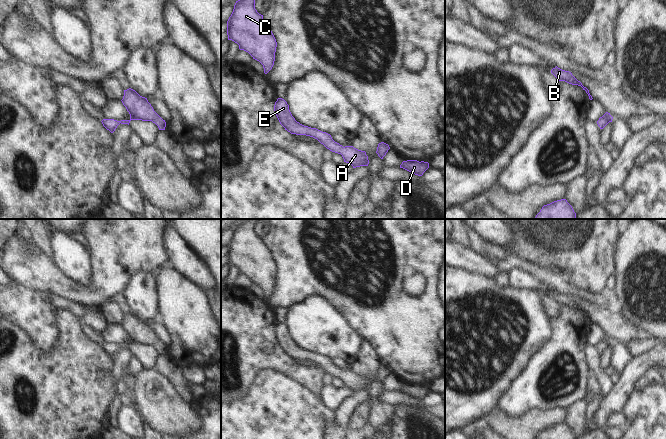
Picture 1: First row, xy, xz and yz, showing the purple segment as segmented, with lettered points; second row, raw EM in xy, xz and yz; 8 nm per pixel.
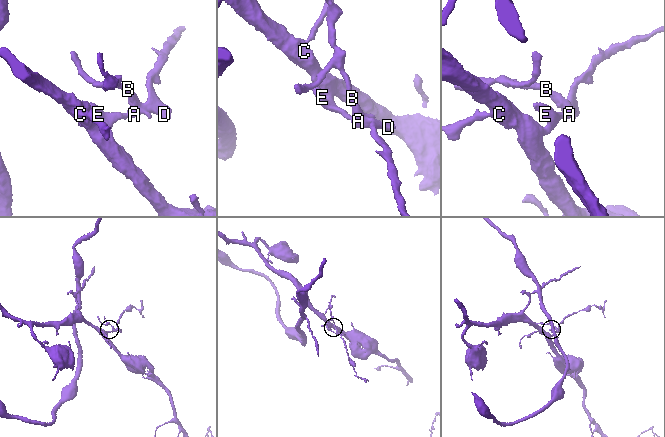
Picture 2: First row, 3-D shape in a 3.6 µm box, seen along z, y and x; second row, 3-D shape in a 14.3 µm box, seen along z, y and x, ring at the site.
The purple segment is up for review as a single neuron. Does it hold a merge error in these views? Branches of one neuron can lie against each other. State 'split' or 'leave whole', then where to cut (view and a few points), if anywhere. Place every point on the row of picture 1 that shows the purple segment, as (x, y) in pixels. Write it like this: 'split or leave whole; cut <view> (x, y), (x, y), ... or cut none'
leave whole; cut none

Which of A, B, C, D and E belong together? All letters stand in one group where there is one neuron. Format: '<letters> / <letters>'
A B C D E

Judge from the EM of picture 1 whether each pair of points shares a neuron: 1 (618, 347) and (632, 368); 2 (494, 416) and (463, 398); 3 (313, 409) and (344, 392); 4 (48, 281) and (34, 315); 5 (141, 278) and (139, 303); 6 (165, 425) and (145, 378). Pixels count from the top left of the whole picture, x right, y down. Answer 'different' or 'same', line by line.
1: different
2: different
3: different
4: different
5: same
6: same

